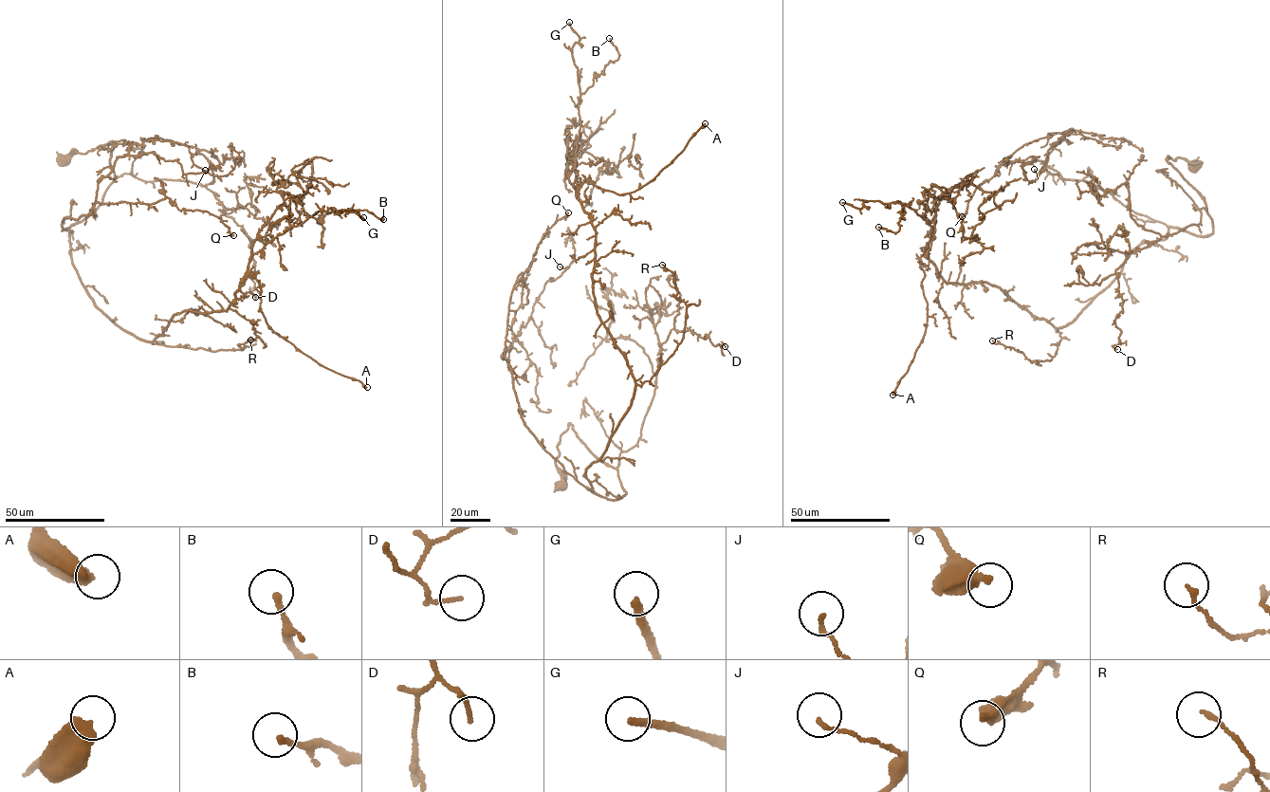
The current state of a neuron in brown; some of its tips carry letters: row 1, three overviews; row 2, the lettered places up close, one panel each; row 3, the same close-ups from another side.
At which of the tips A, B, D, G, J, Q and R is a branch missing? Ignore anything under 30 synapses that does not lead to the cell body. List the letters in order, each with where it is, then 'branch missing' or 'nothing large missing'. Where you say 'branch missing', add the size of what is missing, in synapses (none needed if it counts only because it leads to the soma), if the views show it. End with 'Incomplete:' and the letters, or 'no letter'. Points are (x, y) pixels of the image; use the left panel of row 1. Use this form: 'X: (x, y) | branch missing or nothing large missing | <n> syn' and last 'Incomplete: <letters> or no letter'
A: (367, 387) | nothing large missing
B: (383, 219) | nothing large missing
D: (255, 297) | nothing large missing
G: (363, 217) | branch missing | 60 syn
J: (205, 170) | nothing large missing
Q: (233, 235) | nothing large missing
R: (250, 340) | nothing large missing
Incomplete: G

